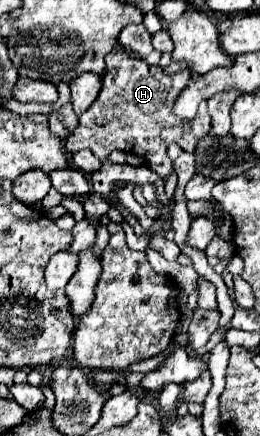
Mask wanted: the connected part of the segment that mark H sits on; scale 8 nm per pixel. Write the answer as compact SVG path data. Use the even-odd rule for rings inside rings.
M109 52L105 56L105 64L107 70L101 92L97 100L79 116L79 126L65 140L63 148L71 154L89 148L101 160L107 158L113 150L123 150L143 158L161 178L171 176L175 170L173 160L167 156L167 146L177 142L183 150L195 150L199 138L203 138L211 126L207 102L200 103L197 114L201 116L192 120L183 120L171 114L173 102L187 86L191 72L181 70L173 76L167 76L161 66L149 66L145 60L131 58L123 52Z

